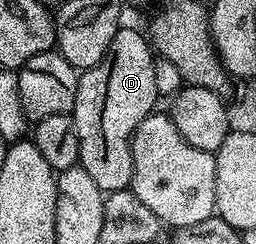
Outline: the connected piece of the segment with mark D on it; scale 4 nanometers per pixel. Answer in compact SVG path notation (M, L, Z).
M119 27L116 38L112 38L112 46L108 46L108 54L96 66L85 69L78 77L76 102L74 103L73 117L76 134L80 142L78 155L80 166L92 174L92 182L100 186L104 194L112 192L125 192L130 188L132 178L132 150L130 139L140 122L155 111L154 103L160 100L156 90L156 70L154 62L155 53L152 45L145 35L142 36L134 28Z

